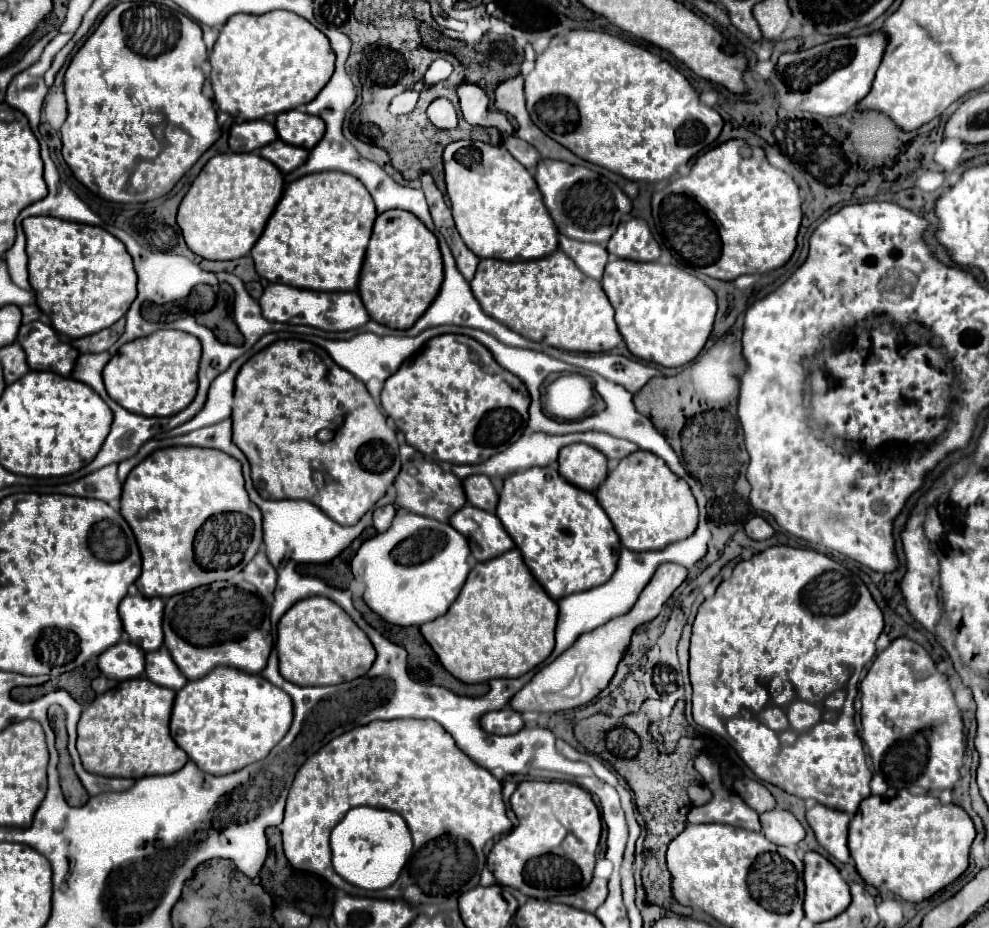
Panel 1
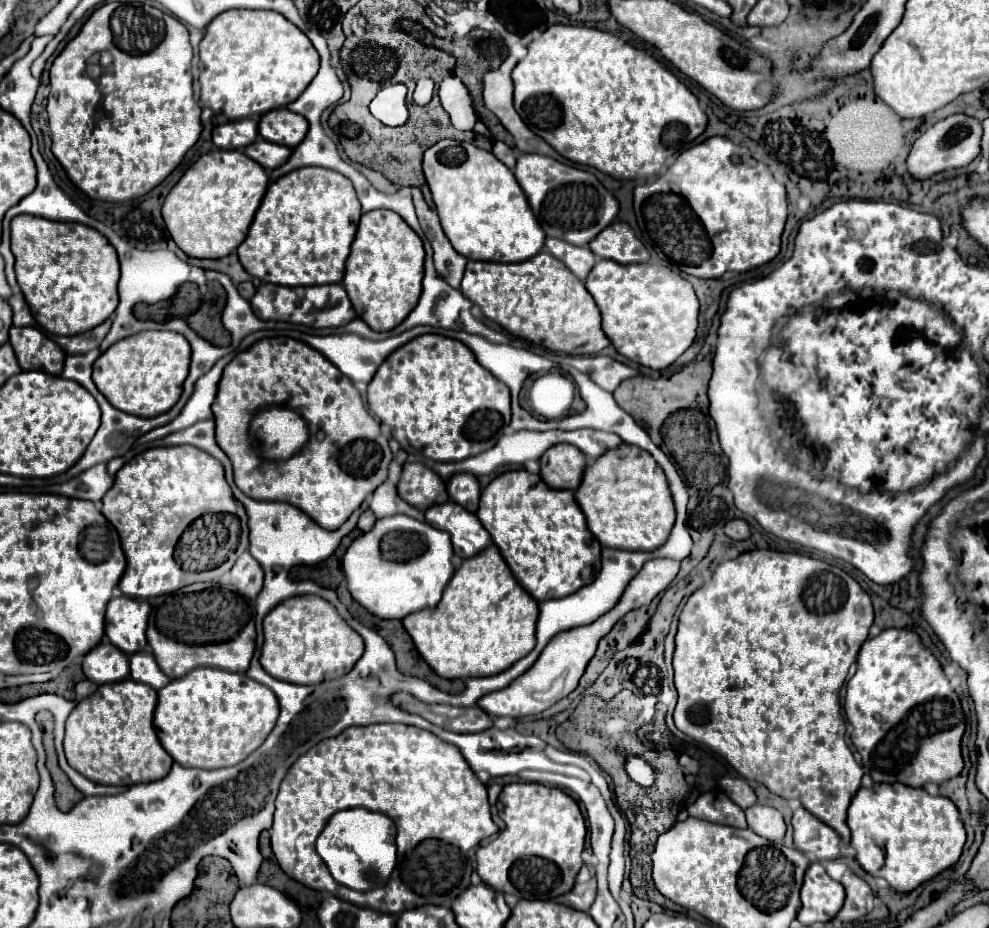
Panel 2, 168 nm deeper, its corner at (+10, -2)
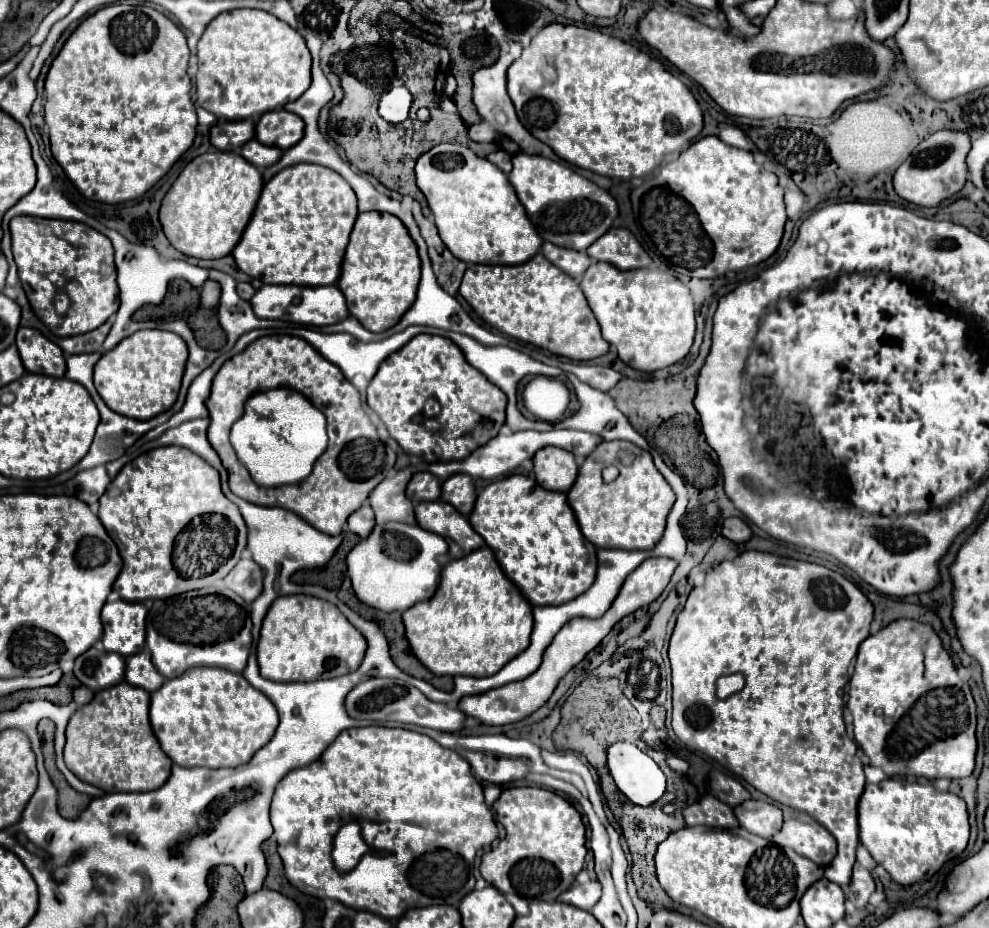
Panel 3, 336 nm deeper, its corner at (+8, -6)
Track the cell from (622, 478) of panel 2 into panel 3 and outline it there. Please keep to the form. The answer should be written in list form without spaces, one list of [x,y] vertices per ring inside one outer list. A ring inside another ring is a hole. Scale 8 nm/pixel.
[[[602,440],[584,460],[584,464],[580,466],[578,470],[578,478],[574,482],[574,486],[570,488],[568,492],[568,504],[572,506],[574,514],[576,514],[576,520],[580,524],[580,530],[582,534],[596,546],[596,548],[626,548],[626,550],[650,550],[652,546],[656,546],[656,542],[662,538],[664,534],[664,528],[666,528],[666,516],[674,504],[674,492],[672,488],[668,486],[668,482],[664,480],[664,476],[656,470],[654,462],[652,462],[652,456],[638,448],[636,444],[632,442],[626,442],[626,440],[612,440],[612,442],[606,442]],[[618,450],[630,450],[634,454],[634,460],[632,464],[622,464],[618,462]],[[614,464],[620,474],[614,482],[606,484],[602,480],[602,470],[606,466]]]

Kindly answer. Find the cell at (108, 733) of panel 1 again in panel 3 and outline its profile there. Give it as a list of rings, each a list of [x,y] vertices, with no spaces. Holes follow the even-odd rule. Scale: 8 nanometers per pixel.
[[[120,682],[116,686],[96,692],[92,702],[78,708],[68,722],[64,746],[64,762],[68,770],[72,770],[86,784],[92,784],[104,792],[148,792],[160,788],[170,776],[172,760],[160,750],[160,744],[152,734],[148,706],[150,694],[128,682]]]

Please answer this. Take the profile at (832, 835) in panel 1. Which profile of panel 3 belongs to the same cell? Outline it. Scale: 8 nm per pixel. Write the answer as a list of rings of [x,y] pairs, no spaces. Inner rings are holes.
[[[786,820],[776,838],[822,868],[826,868],[836,856],[836,838],[818,822]]]

